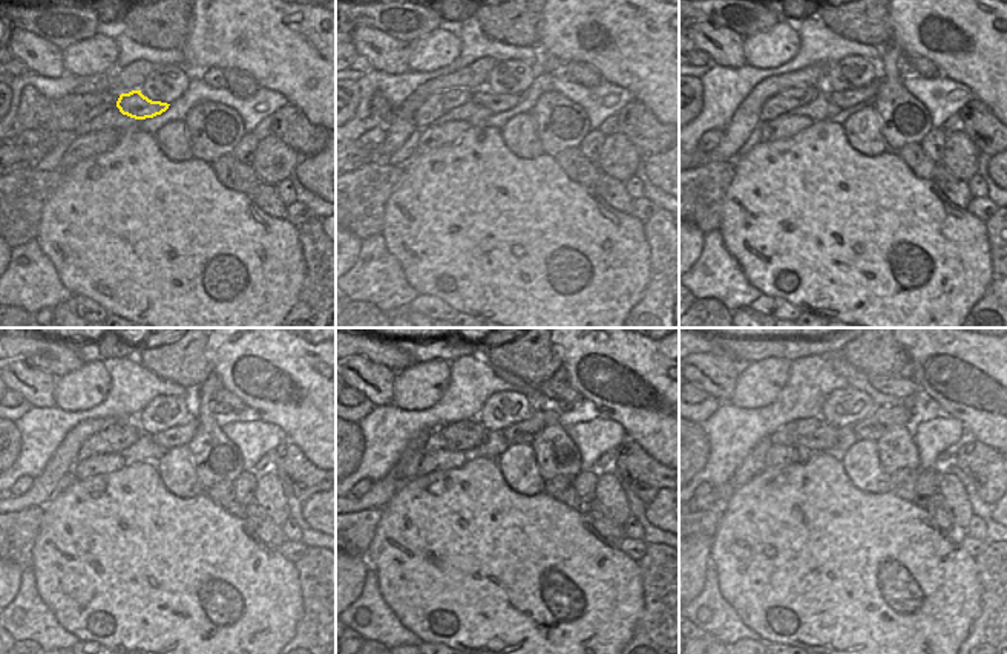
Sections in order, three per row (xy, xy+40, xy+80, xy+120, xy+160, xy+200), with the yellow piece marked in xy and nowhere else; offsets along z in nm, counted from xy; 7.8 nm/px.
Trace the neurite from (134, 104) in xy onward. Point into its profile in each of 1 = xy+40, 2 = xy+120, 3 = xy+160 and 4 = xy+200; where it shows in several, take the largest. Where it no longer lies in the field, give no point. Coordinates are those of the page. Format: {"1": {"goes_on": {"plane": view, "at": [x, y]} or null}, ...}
{"1": {"goes_on": {"plane": "xy+40", "at": [495, 103]}}, "2": {"goes_on": {"plane": "xy+120", "at": [178, 435]}}, "3": {"goes_on": {"plane": "xy+160", "at": [524, 432]}}, "4": {"goes_on": {"plane": "xy+200", "at": [883, 418]}}}

